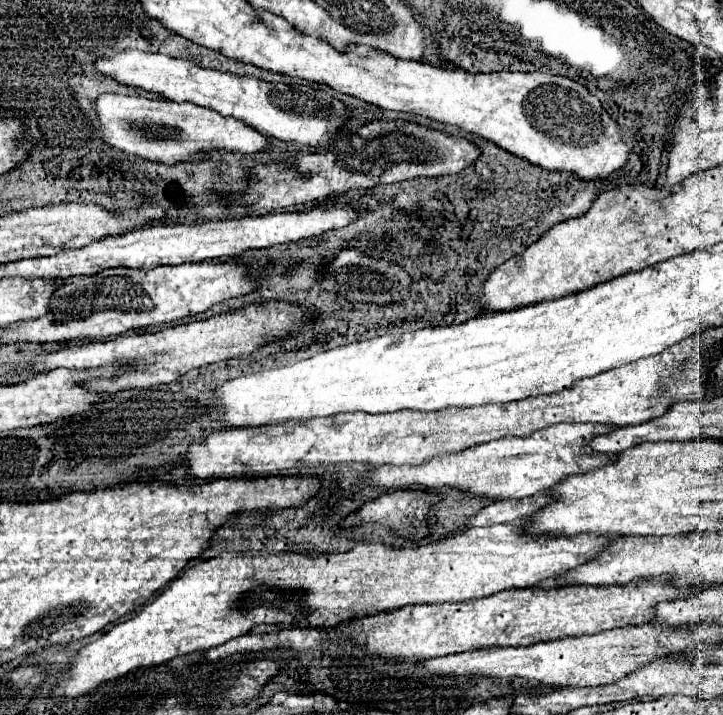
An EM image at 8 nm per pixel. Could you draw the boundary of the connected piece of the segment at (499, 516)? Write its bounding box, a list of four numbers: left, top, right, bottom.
[466,493,546,527]

